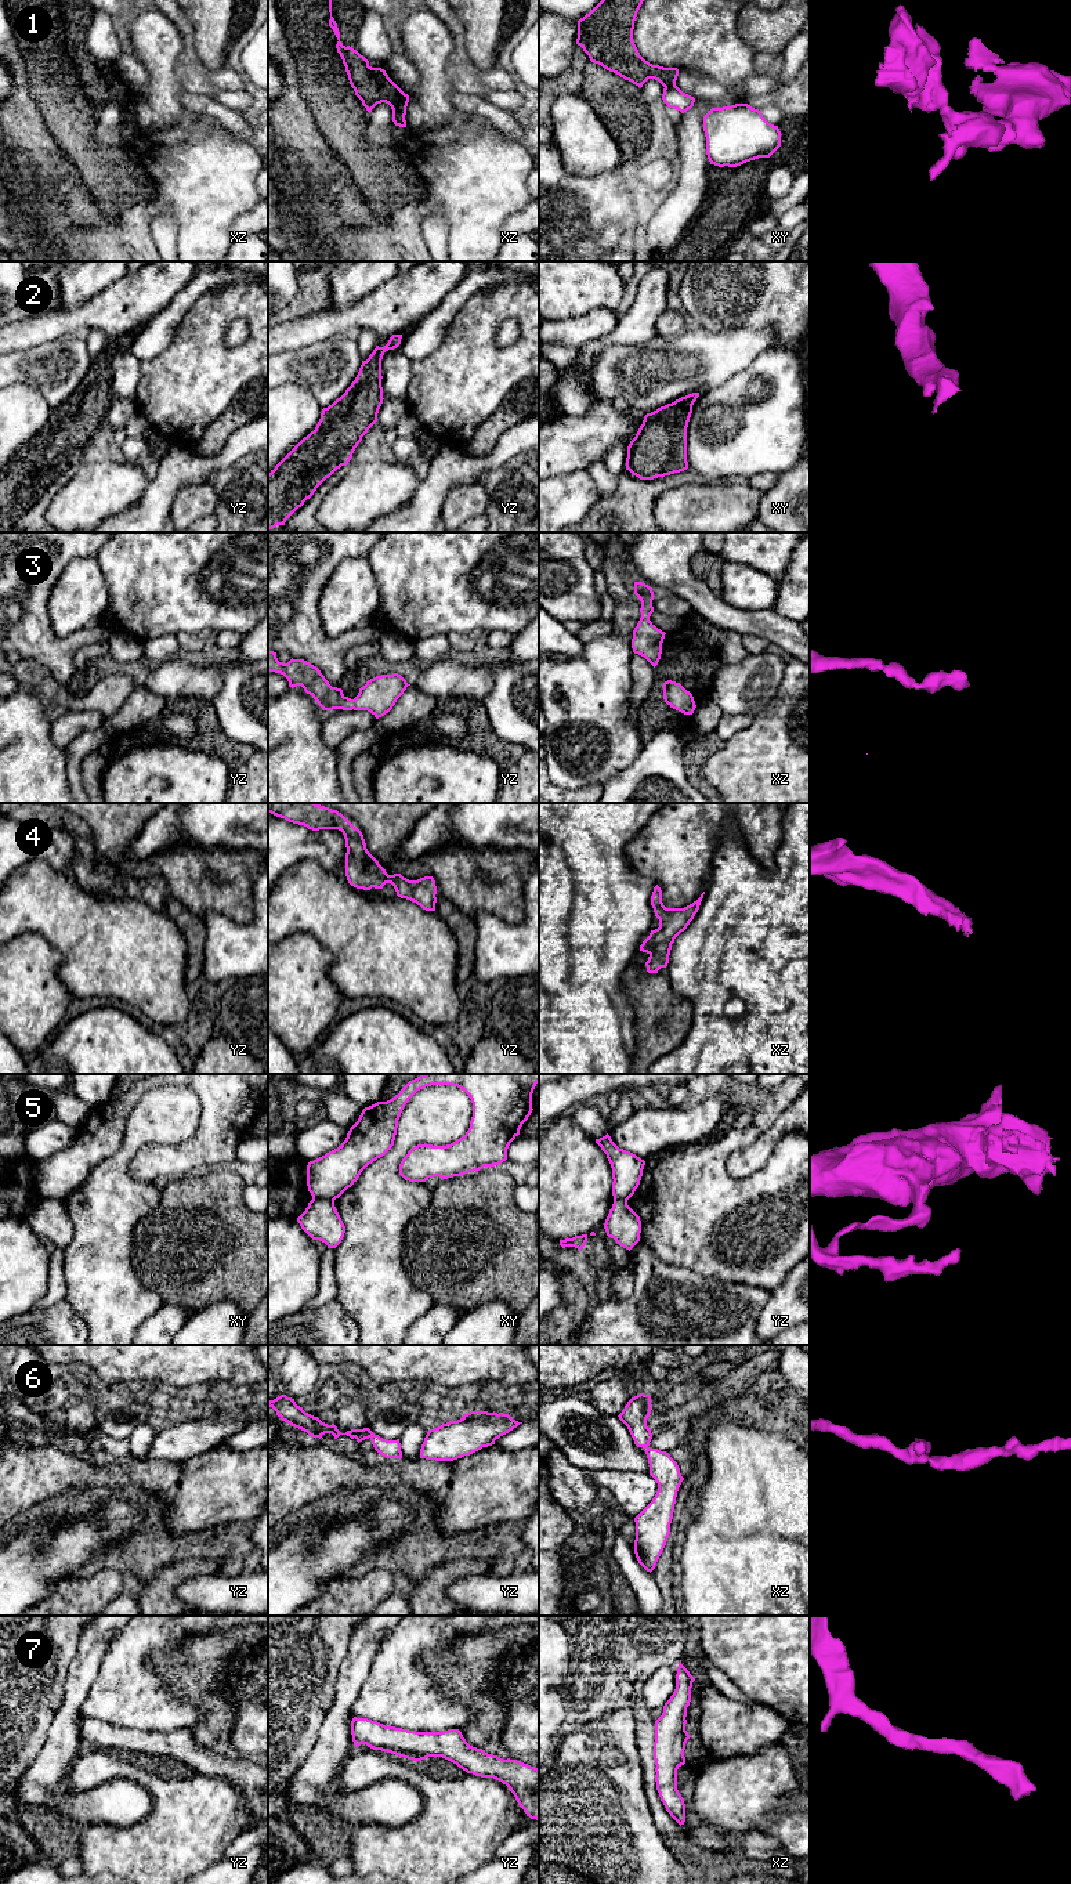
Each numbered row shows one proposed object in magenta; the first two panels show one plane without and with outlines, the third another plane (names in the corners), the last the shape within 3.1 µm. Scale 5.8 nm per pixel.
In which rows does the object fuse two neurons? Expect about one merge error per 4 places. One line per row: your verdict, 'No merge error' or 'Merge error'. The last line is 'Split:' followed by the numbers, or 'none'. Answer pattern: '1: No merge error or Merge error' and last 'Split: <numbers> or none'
1: Merge error
2: No merge error
3: No merge error
4: No merge error
5: Merge error
6: No merge error
7: No merge error
Split: 1, 5

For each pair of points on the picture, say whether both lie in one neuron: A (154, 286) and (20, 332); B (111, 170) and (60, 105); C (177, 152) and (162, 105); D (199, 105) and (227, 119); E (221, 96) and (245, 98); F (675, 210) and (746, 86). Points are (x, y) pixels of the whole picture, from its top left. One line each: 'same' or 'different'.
A: same
B: same
C: different
D: same
E: same
F: same

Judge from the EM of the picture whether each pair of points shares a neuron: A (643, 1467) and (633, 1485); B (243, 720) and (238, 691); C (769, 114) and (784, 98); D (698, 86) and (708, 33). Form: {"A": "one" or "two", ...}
{"A": "two", "B": "one", "C": "two", "D": "two"}

